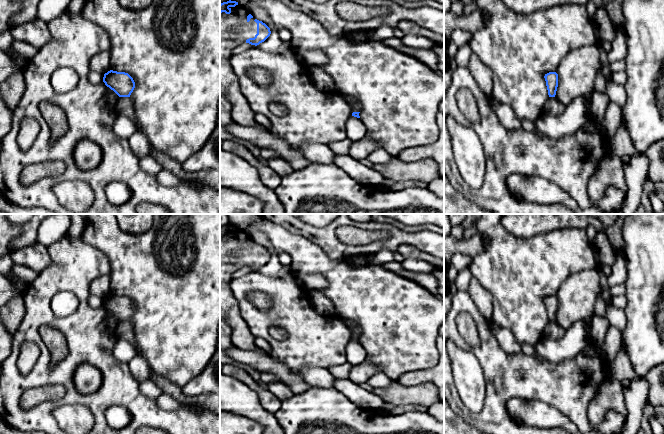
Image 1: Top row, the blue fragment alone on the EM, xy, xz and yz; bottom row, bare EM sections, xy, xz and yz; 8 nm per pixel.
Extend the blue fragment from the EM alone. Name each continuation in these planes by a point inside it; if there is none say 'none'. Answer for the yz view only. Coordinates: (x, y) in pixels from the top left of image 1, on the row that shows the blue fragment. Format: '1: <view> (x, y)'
none

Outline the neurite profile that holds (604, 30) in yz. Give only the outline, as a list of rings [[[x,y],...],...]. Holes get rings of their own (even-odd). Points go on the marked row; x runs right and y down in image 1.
[[[604,8],[596,9],[595,15],[591,18],[592,25],[598,44],[606,41],[612,42],[616,36],[616,28],[612,24]]]

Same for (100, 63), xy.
[[[102,51],[94,55],[89,64],[90,71],[95,71],[105,74],[110,71],[110,53],[109,51]]]

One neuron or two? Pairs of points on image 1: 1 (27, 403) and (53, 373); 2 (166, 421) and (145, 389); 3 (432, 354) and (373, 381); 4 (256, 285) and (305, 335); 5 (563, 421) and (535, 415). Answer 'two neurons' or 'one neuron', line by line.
1: two neurons
2: two neurons
3: two neurons
4: one neuron
5: one neuron

